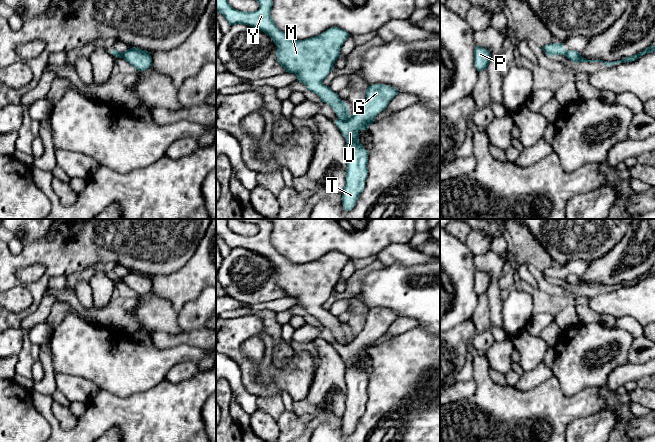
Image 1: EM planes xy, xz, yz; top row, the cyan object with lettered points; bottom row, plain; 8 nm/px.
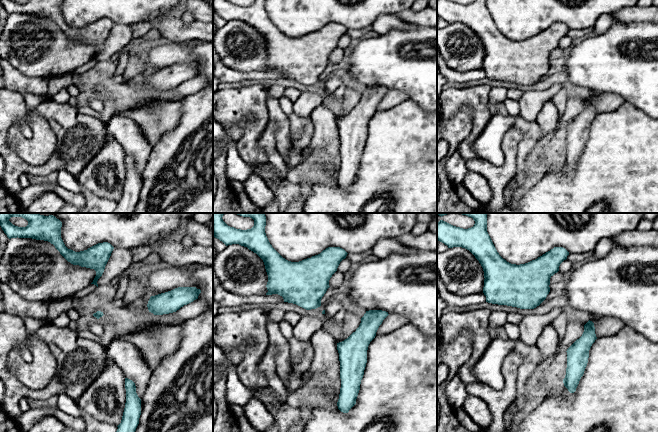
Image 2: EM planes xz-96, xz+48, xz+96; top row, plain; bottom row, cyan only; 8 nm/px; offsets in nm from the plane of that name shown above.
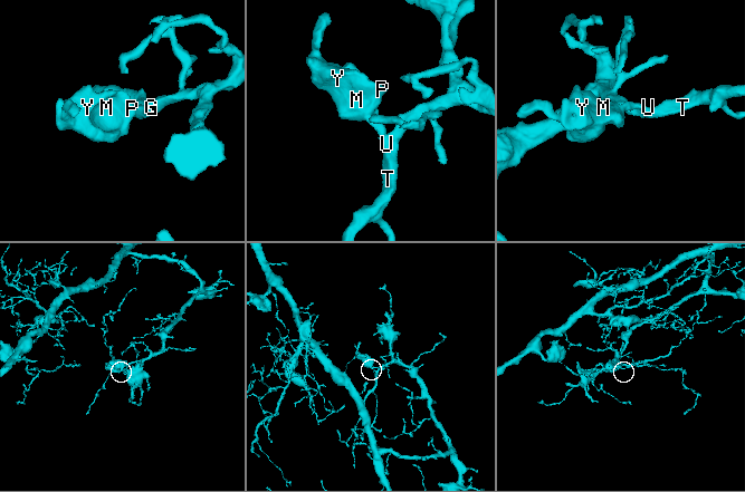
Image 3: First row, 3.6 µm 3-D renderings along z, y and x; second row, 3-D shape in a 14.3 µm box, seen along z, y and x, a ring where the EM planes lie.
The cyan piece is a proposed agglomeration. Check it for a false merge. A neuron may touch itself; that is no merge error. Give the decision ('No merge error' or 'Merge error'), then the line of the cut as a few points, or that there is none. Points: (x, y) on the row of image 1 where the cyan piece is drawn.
Merge error. Split along xz (349, 115), (343, 120), (338, 120)

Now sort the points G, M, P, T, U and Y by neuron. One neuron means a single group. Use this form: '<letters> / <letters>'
G T U / M P Y

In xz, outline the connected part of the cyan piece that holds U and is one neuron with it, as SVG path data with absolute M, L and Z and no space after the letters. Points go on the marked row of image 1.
M384 84L368 86L363 106L357 112L349 115L346 120L335 120L336 126L346 141L347 170L341 199L345 211L351 211L356 205L365 187L368 174L369 152L359 142L359 132L368 130L376 116L387 108L398 93L394 87Z

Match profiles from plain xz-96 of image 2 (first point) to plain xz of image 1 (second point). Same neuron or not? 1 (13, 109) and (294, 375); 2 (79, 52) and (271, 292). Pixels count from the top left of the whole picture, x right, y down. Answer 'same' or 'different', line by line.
1: same
2: same

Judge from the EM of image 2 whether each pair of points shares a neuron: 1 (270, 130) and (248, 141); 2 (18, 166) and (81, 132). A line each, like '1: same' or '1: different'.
1: different
2: same

